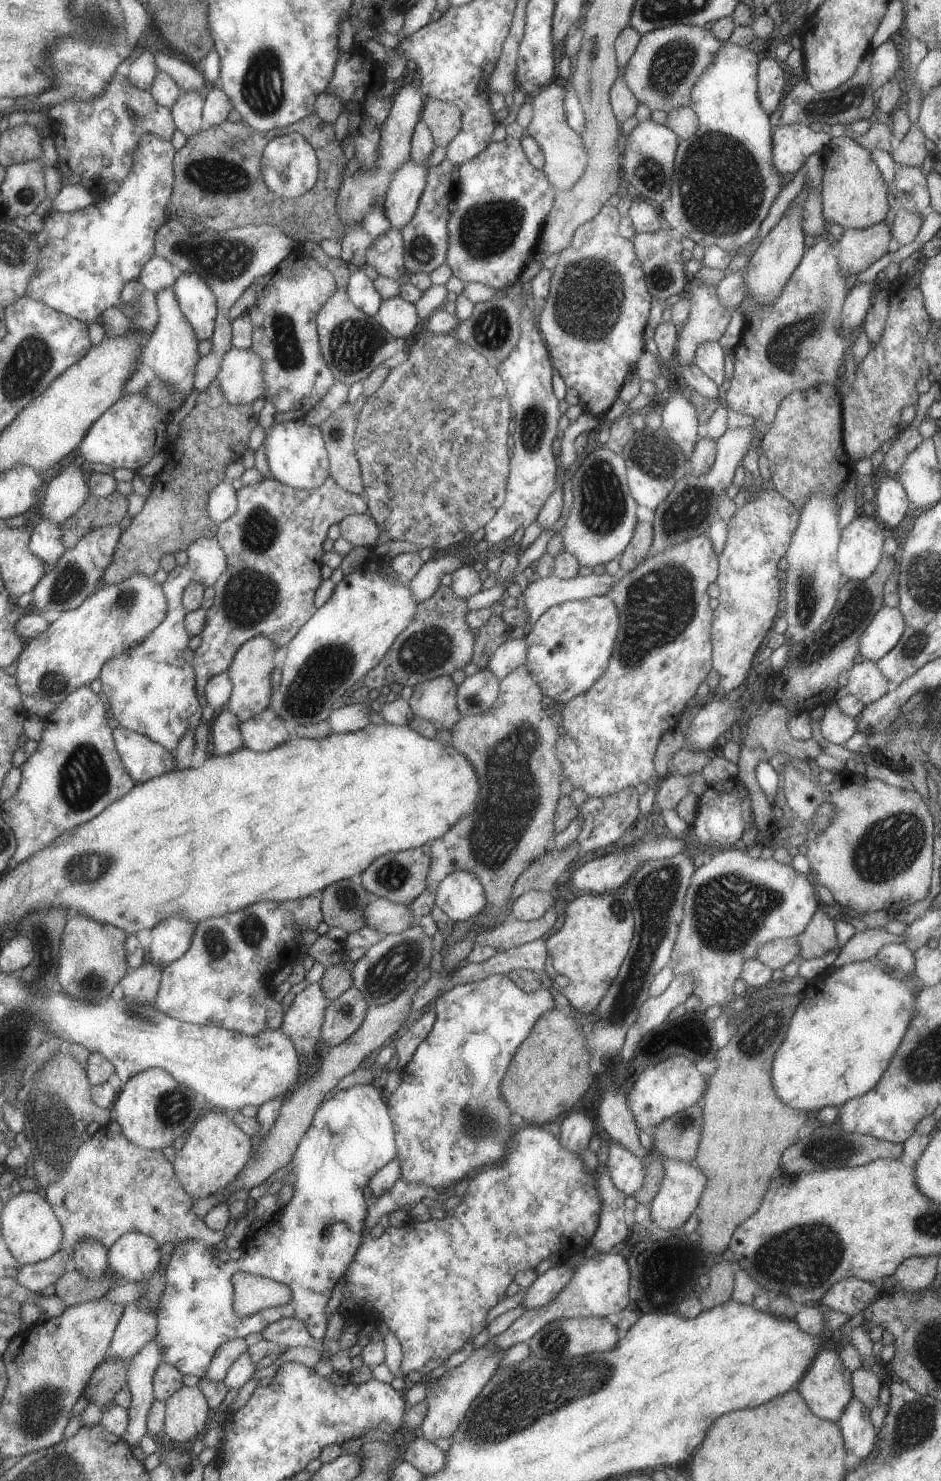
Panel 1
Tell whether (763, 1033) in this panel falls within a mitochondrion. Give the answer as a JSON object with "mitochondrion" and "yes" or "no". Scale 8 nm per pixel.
{"mitochondrion":"yes"}

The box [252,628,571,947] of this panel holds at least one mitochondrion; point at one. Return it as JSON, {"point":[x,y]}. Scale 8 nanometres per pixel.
{"point":[513,794]}

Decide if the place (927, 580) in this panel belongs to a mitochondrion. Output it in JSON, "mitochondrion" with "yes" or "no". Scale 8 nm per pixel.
{"mitochondrion":"yes"}

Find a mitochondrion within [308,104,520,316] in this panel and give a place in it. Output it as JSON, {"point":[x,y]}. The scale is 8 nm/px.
{"point":[422,249]}

